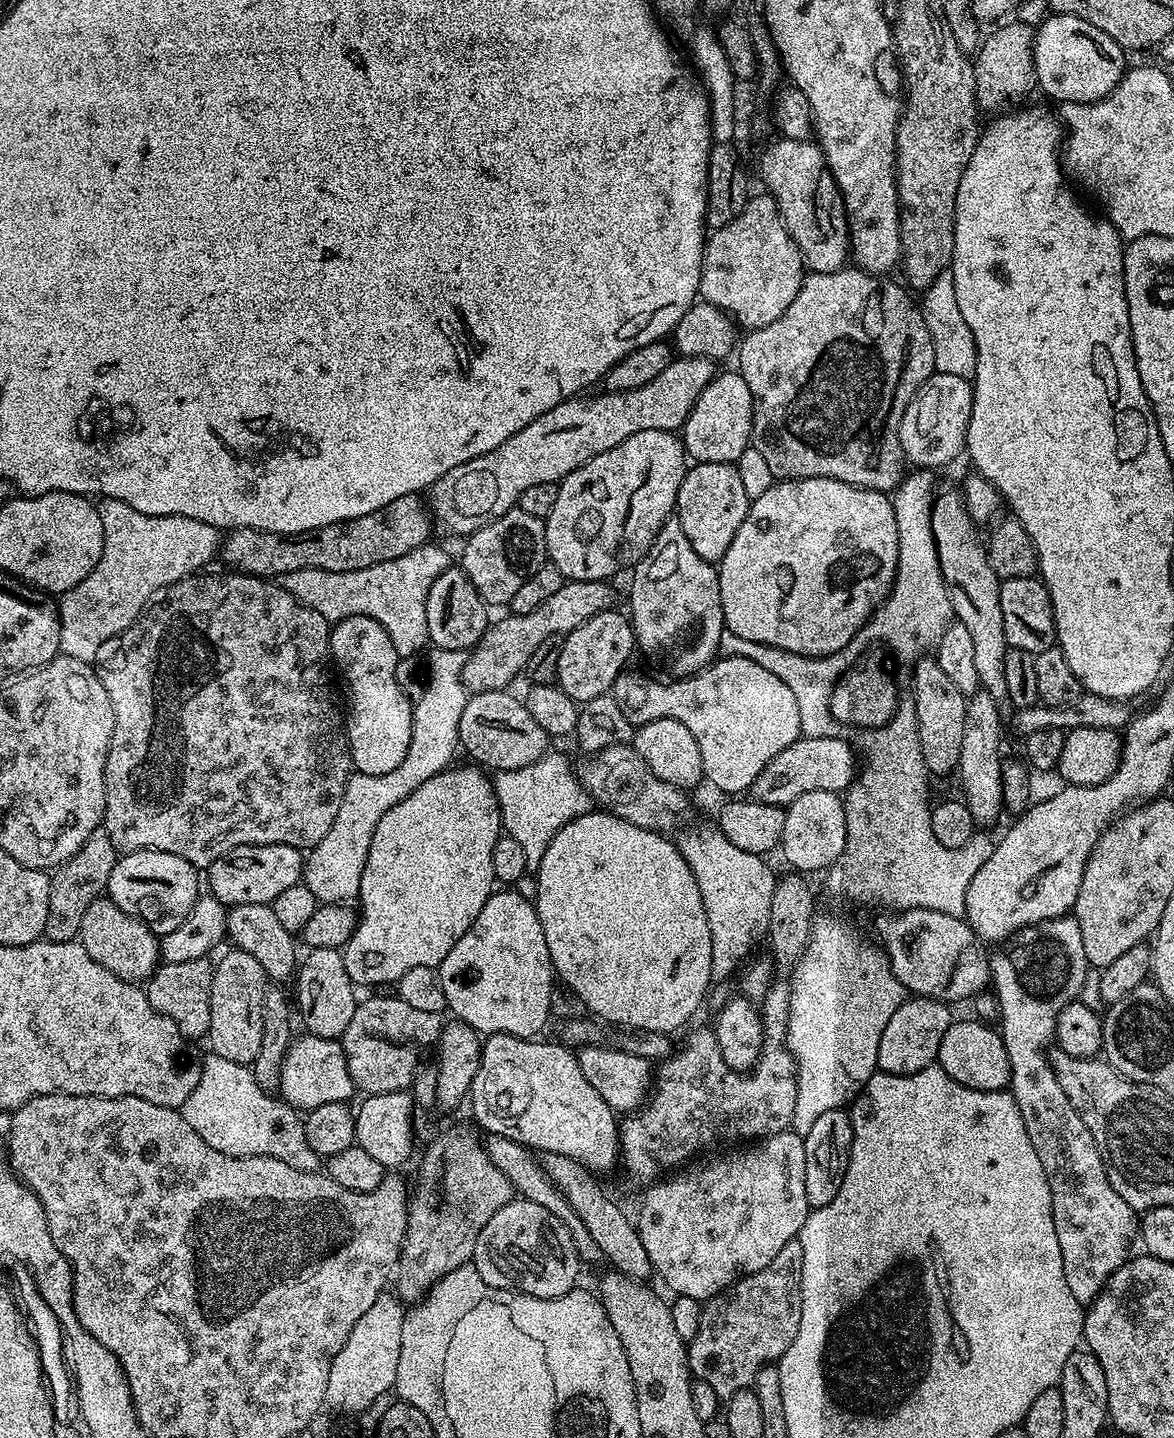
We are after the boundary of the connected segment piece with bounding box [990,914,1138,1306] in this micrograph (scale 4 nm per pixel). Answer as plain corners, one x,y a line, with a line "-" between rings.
1075,915
1059,916
1020,928
997,948
990,956
990,984
996,987
1000,1003
998,1028
1010,1058
1010,1091
1050,1182
1054,1234
1058,1234
1062,1249
1066,1286
1082,1306
1087,1306
1114,1270
1129,1259
1128,1247
1138,1236
1138,1214
1110,1186
1102,1154
1086,1130
1086,1122
1066,1098
1066,1090
1054,1078
1050,1059
1058,1014
1081,995
1090,973
1086,950
1082,950
1082,930
1078,930

